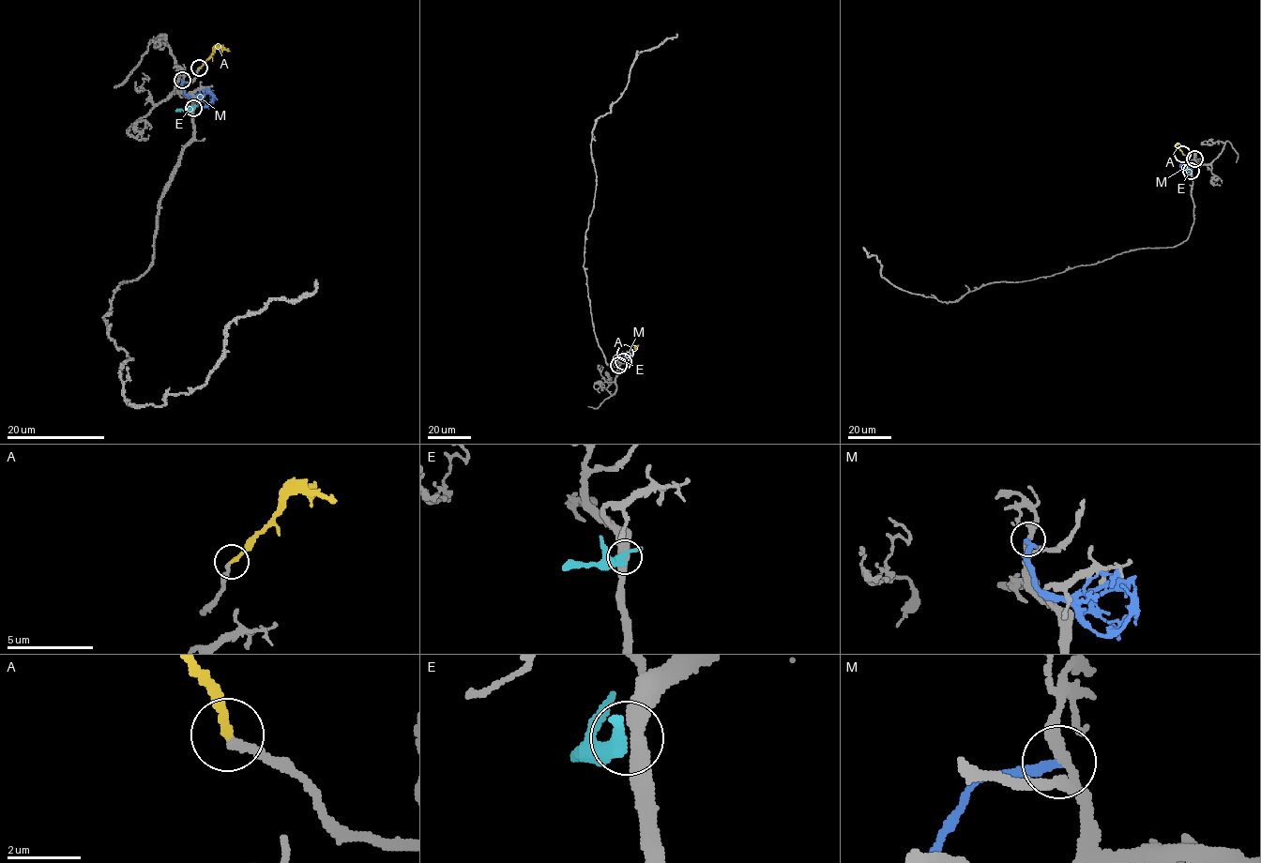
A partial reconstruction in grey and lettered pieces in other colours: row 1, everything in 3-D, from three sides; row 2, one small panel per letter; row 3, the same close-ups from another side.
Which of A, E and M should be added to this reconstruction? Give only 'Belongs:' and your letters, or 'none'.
Belongs: A

